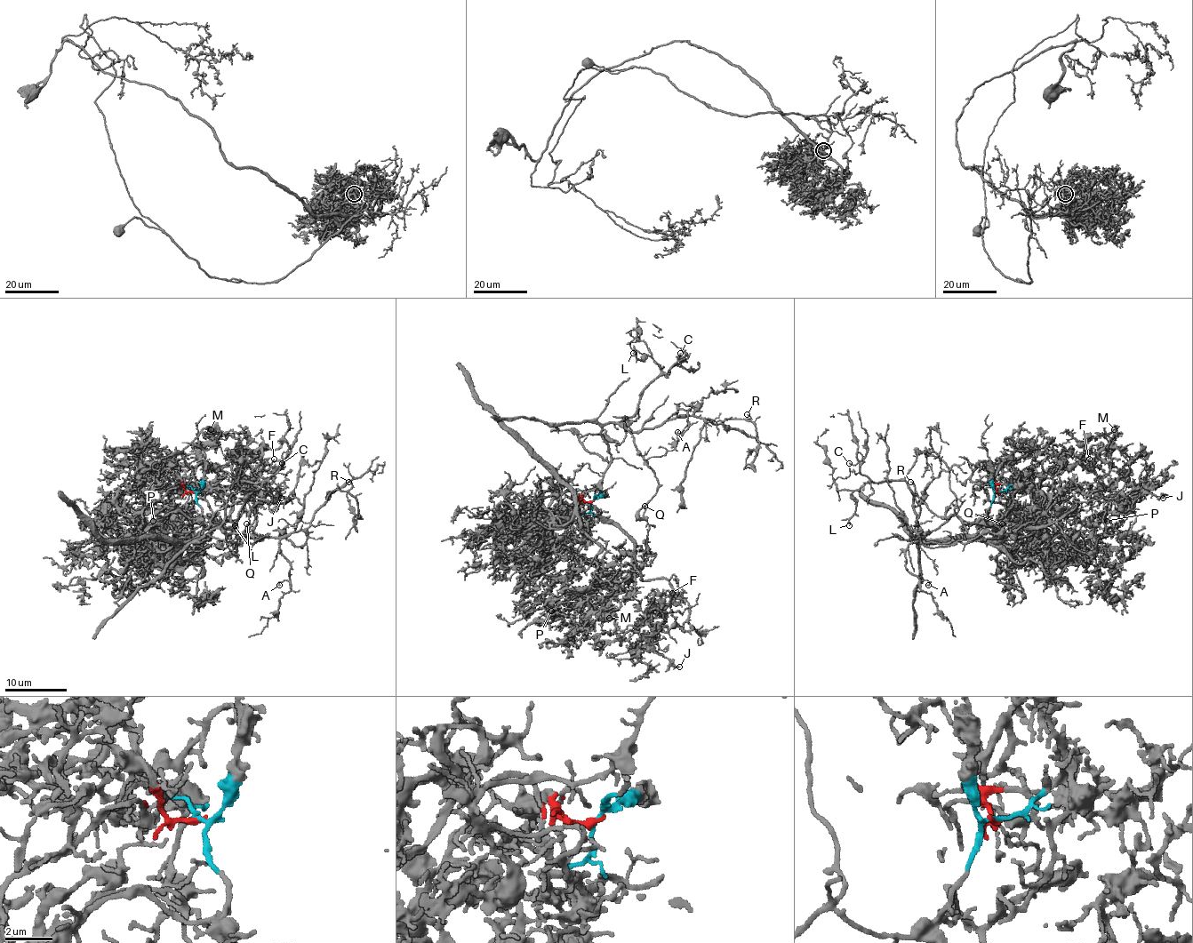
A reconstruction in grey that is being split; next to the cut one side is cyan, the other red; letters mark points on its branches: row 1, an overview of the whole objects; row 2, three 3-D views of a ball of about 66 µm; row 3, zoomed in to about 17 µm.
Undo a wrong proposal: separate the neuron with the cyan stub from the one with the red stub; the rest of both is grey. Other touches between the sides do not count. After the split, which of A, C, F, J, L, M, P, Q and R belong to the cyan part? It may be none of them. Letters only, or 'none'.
A, C, L, Q, R

